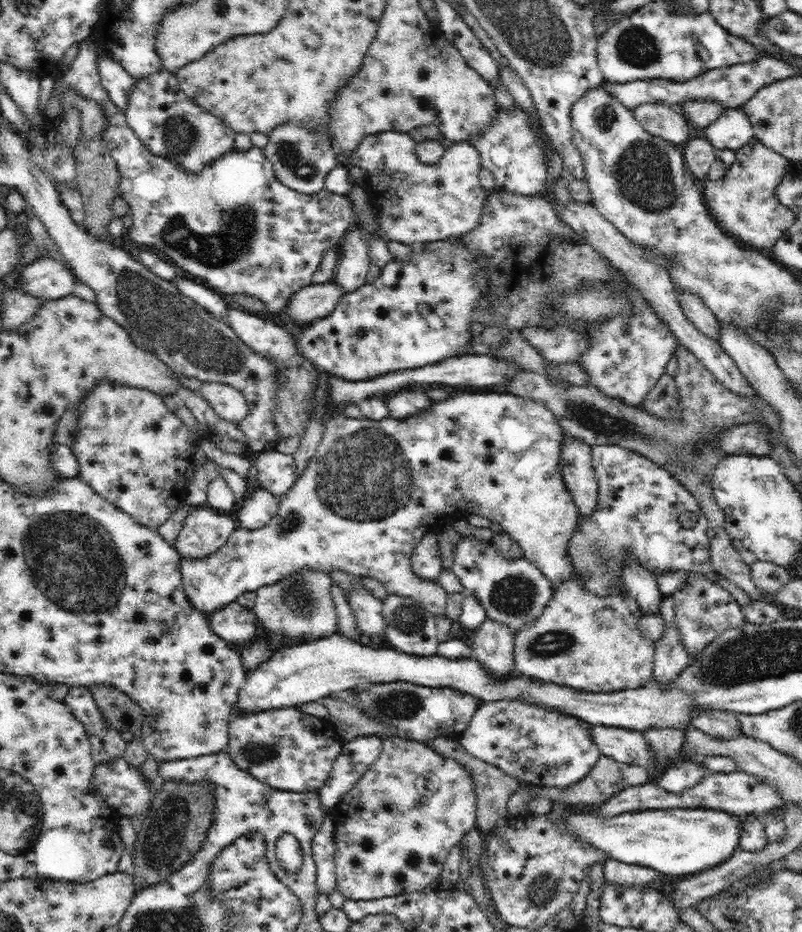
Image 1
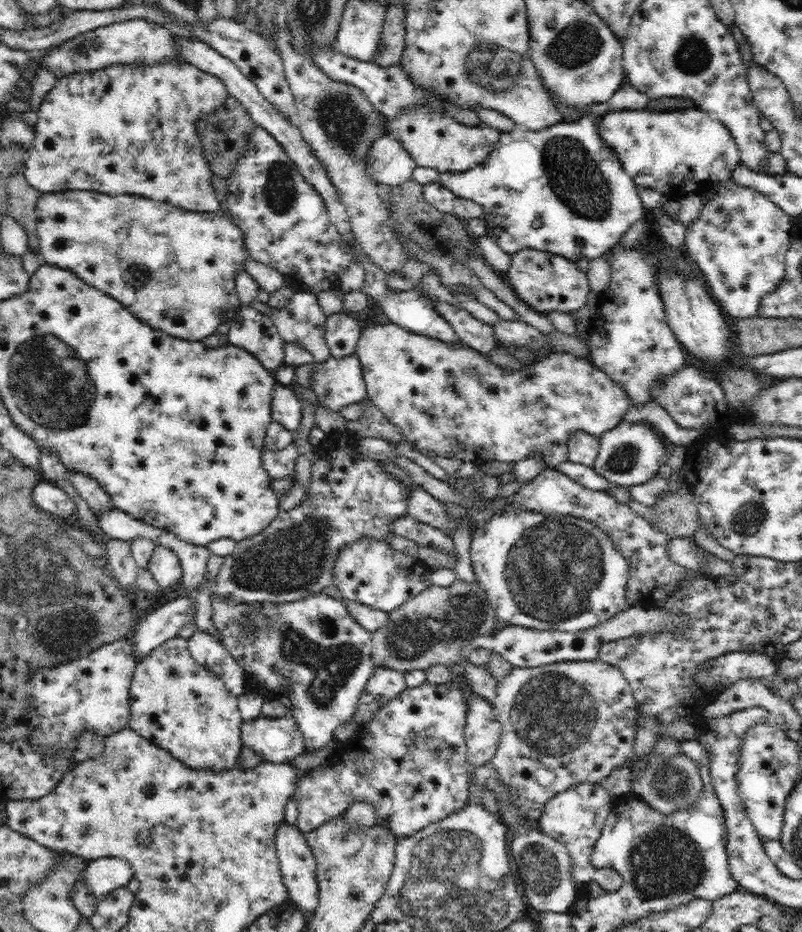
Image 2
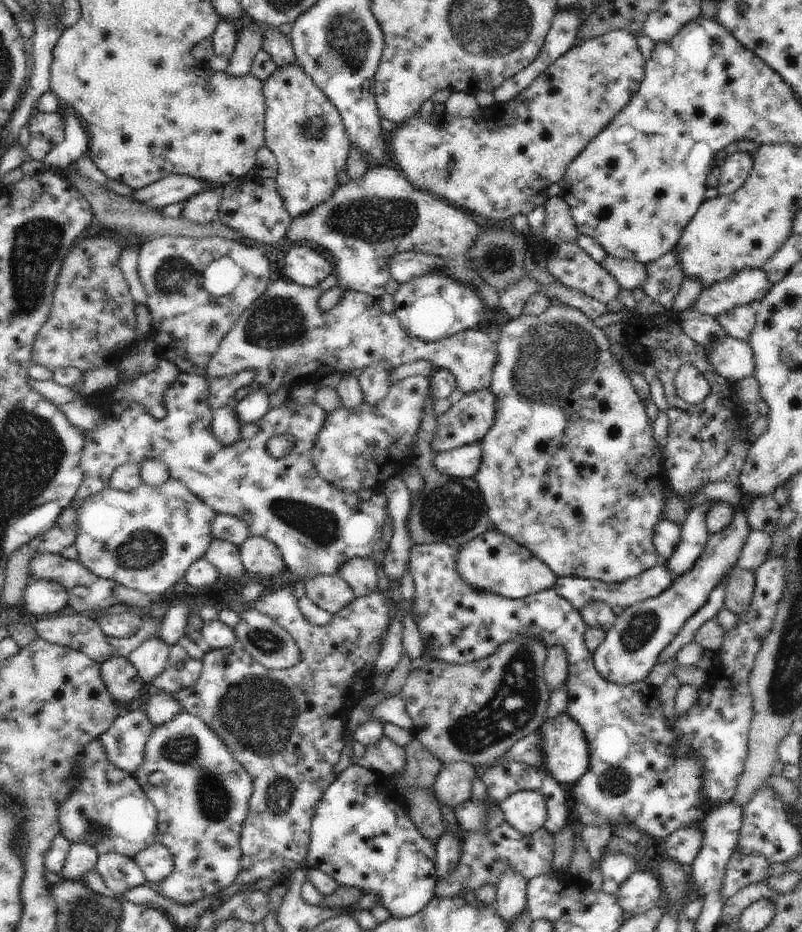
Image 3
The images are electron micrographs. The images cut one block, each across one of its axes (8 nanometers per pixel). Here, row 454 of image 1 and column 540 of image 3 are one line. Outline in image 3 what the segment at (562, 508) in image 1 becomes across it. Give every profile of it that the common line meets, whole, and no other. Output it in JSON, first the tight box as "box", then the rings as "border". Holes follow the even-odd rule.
{"box":[473,303,668,583],"border":[[[565,303],[550,305],[542,314],[525,315],[522,313],[510,319],[500,330],[493,334],[497,354],[492,371],[489,391],[496,397],[495,419],[490,430],[480,444],[483,457],[478,472],[473,476],[482,491],[487,506],[490,526],[507,534],[534,553],[557,577],[580,577],[596,579],[605,583],[625,583],[632,577],[646,572],[659,564],[652,535],[653,526],[662,519],[661,512],[668,498],[667,470],[663,468],[662,448],[656,446],[652,437],[652,424],[648,422],[646,407],[632,384],[631,376],[622,367],[616,356],[610,351],[610,342],[603,329],[592,323],[581,310]],[[648,466],[659,466],[657,471],[649,471]]]}

